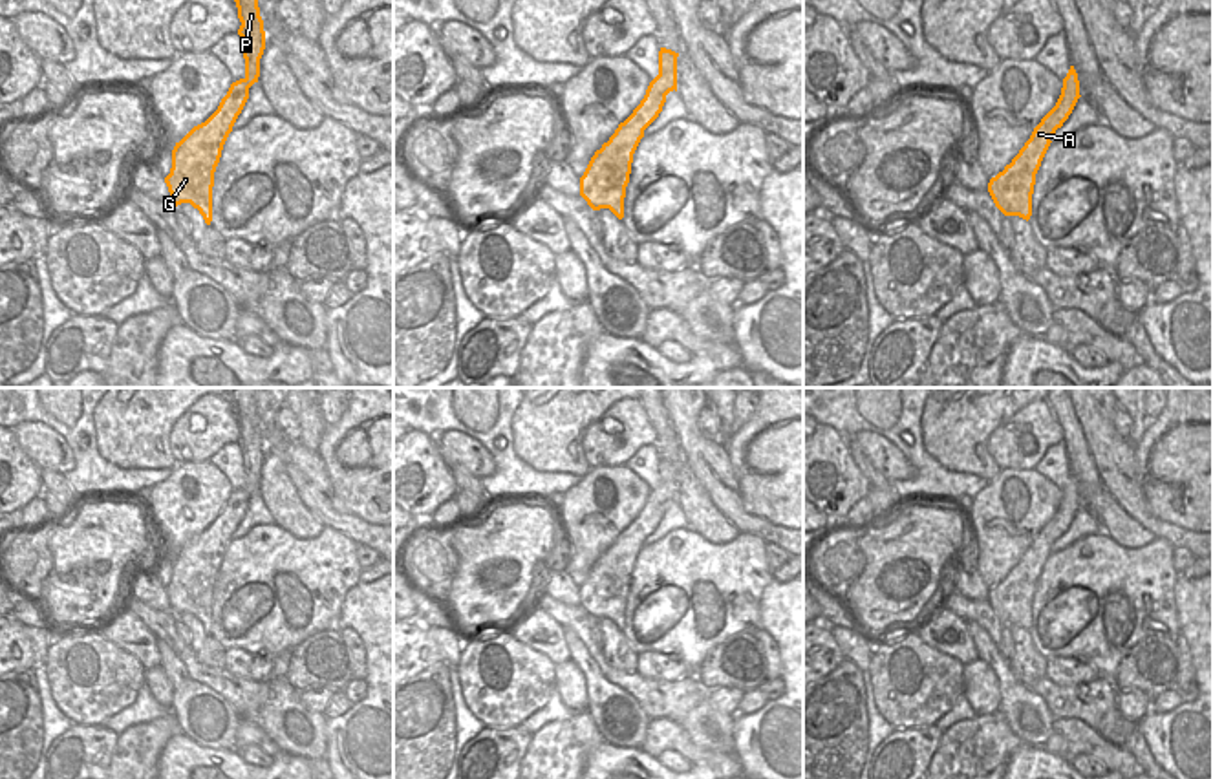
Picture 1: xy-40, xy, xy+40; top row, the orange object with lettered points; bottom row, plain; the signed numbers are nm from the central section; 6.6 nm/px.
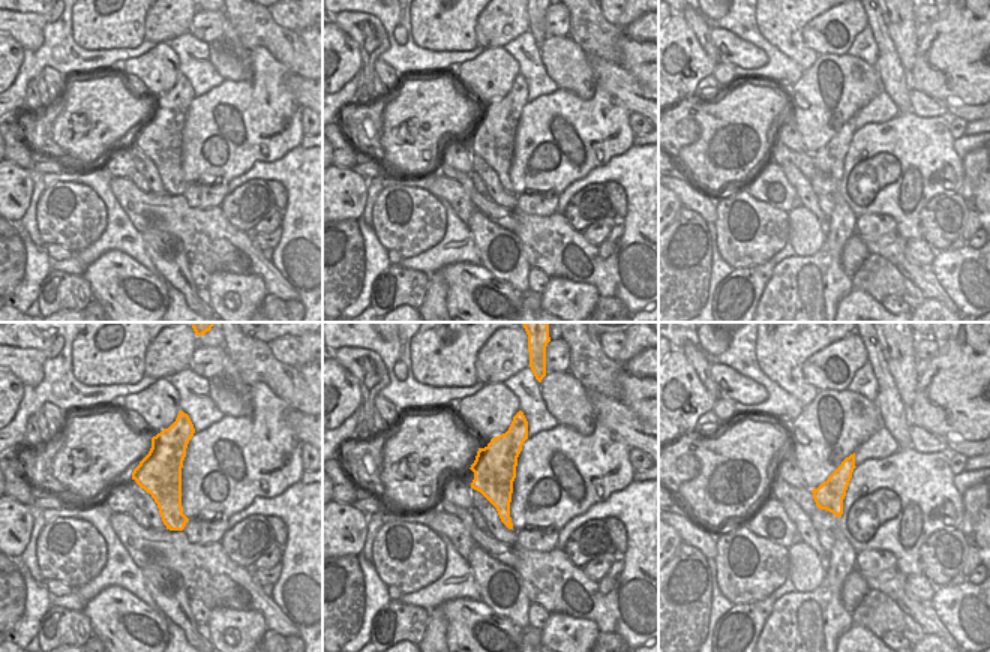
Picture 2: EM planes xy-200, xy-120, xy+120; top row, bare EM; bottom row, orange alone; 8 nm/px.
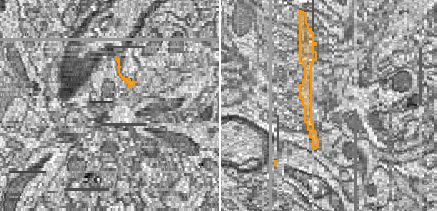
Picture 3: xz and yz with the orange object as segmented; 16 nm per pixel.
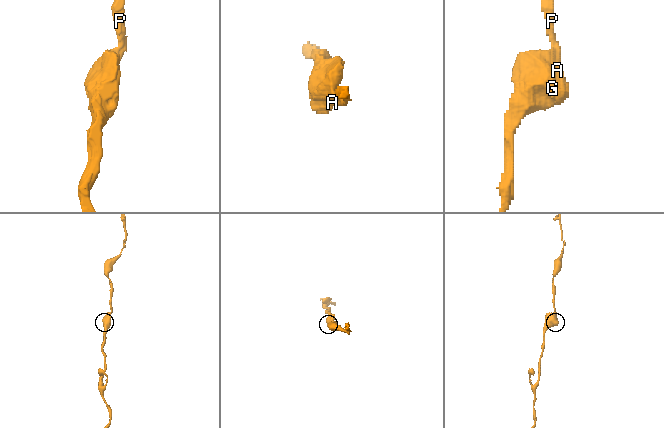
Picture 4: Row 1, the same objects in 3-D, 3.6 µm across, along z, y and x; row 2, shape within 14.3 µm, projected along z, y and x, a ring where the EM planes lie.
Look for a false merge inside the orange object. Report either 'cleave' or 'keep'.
keep

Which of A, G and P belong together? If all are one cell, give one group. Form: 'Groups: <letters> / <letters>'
Groups: A G P.

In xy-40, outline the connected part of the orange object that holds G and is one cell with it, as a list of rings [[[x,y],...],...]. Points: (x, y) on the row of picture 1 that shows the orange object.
[[[234,0],[242,22],[238,35],[243,44],[245,77],[232,82],[218,110],[201,124],[194,126],[172,150],[172,168],[165,177],[170,203],[190,203],[199,210],[205,223],[212,221],[214,172],[223,144],[242,113],[249,88],[258,82],[260,59],[265,49],[263,20],[258,0]]]

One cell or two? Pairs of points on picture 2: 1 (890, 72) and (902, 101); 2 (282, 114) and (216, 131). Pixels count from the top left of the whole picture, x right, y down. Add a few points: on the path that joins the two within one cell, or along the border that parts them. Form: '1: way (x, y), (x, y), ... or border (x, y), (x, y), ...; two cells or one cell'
1: way (896, 80), (899, 93); one cell
2: way (266, 117), (240, 122), (233, 126); one cell

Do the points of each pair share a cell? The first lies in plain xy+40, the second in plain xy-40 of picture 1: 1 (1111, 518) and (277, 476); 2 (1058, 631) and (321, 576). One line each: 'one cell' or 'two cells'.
1: one cell
2: one cell

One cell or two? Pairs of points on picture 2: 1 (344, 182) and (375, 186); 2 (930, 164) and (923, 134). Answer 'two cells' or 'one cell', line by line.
1: two cells
2: one cell

